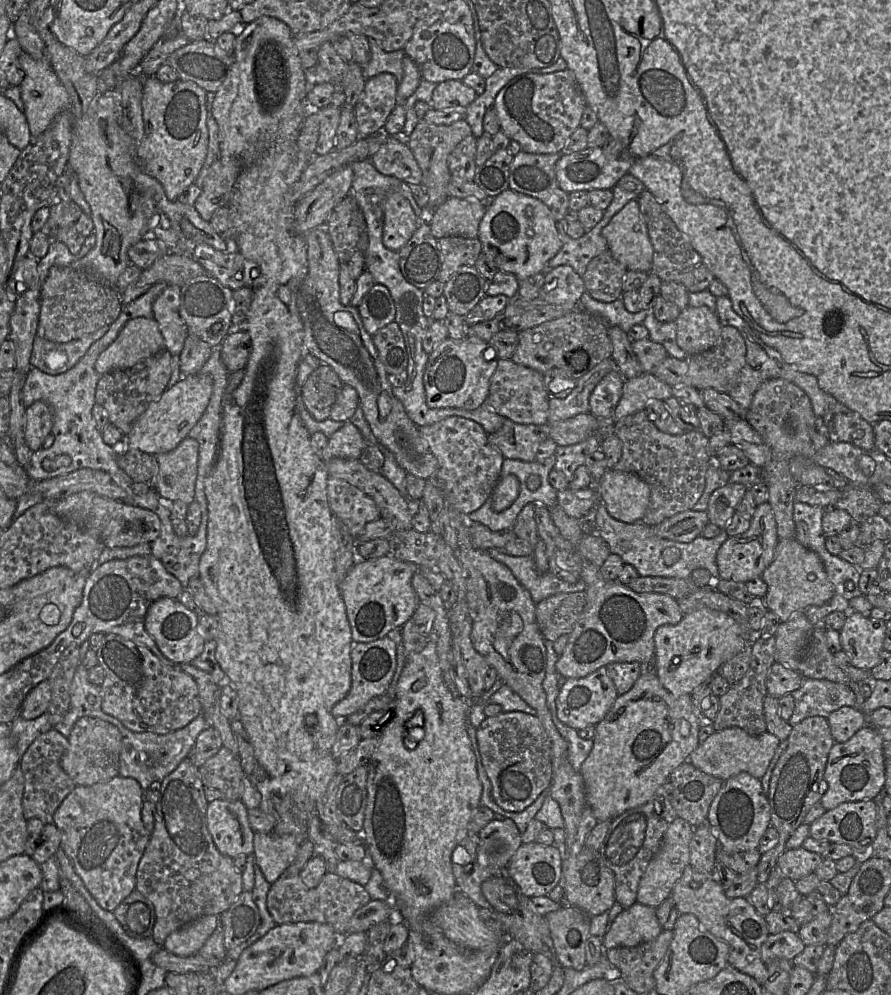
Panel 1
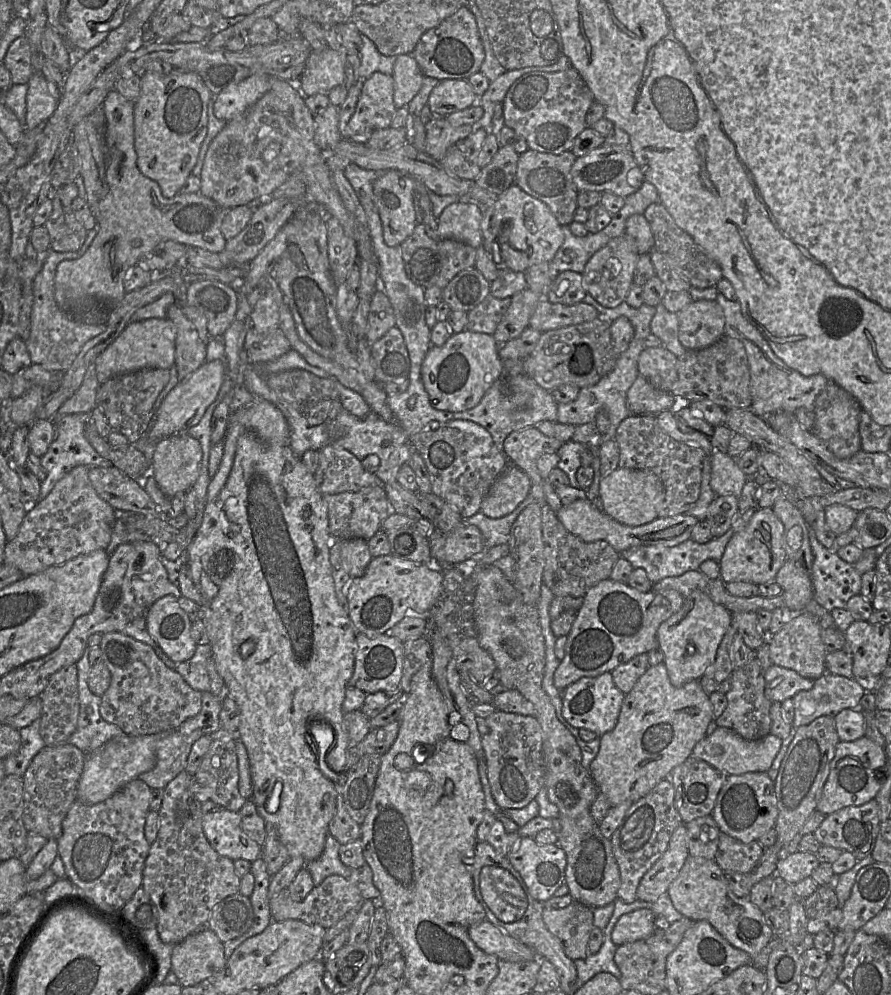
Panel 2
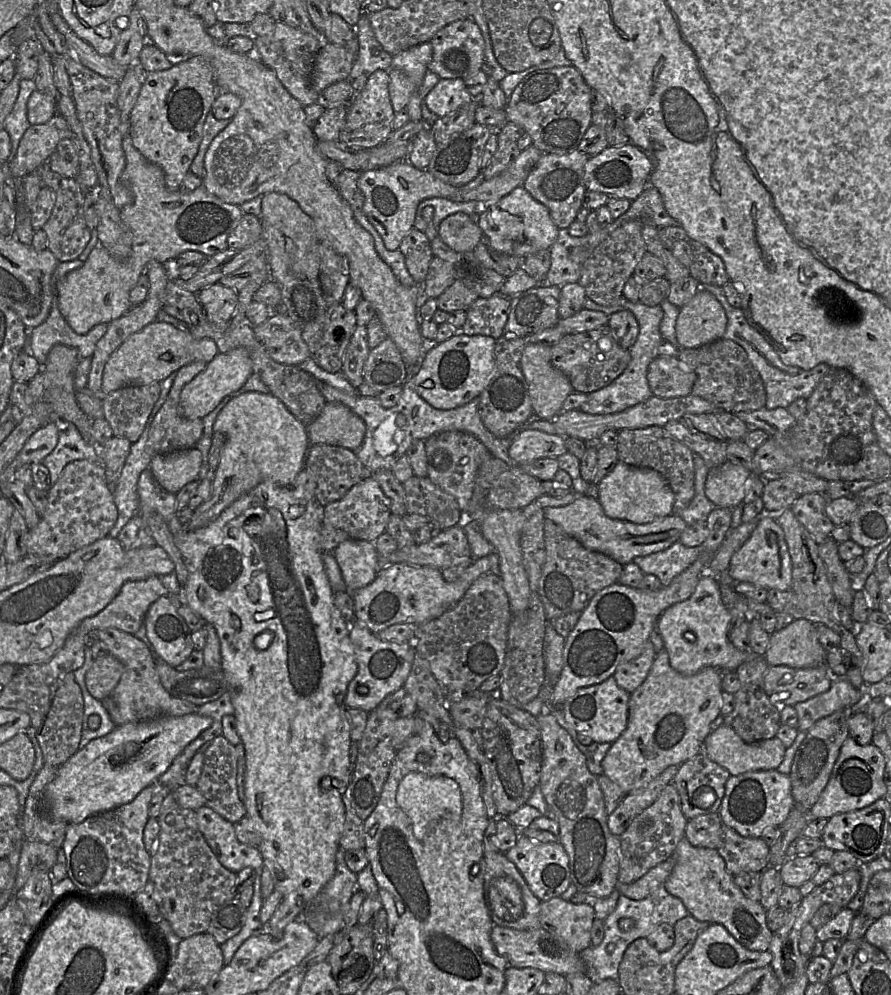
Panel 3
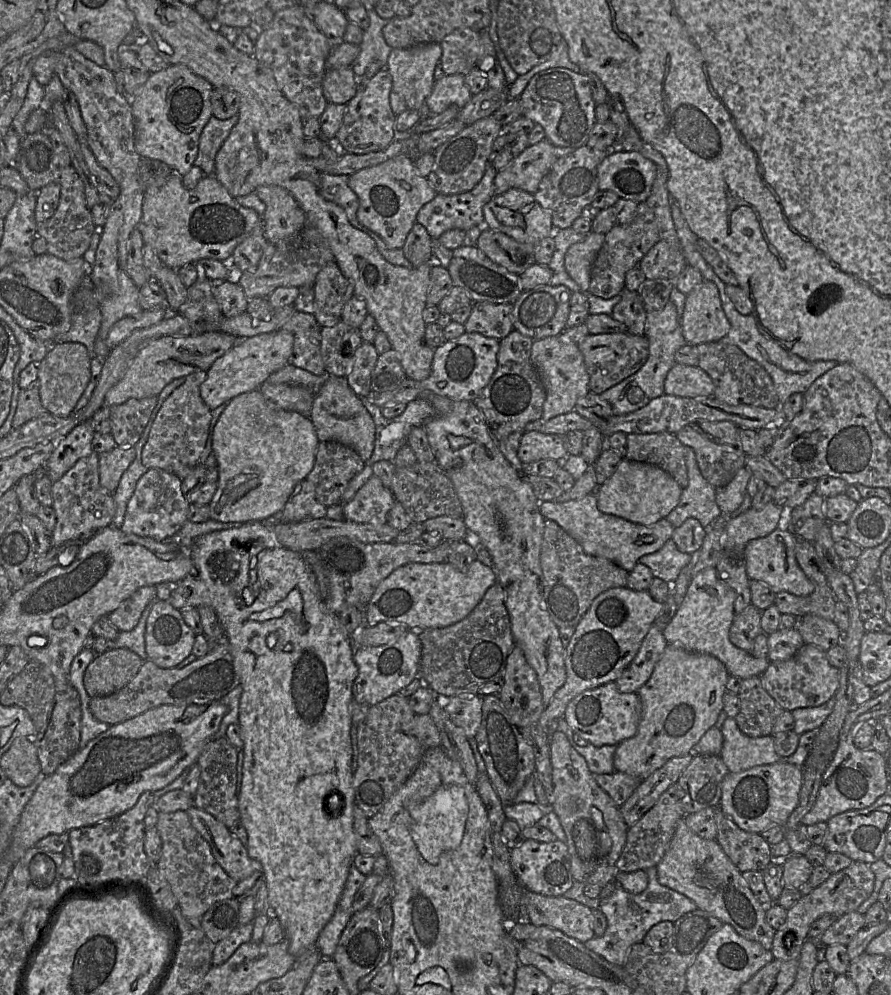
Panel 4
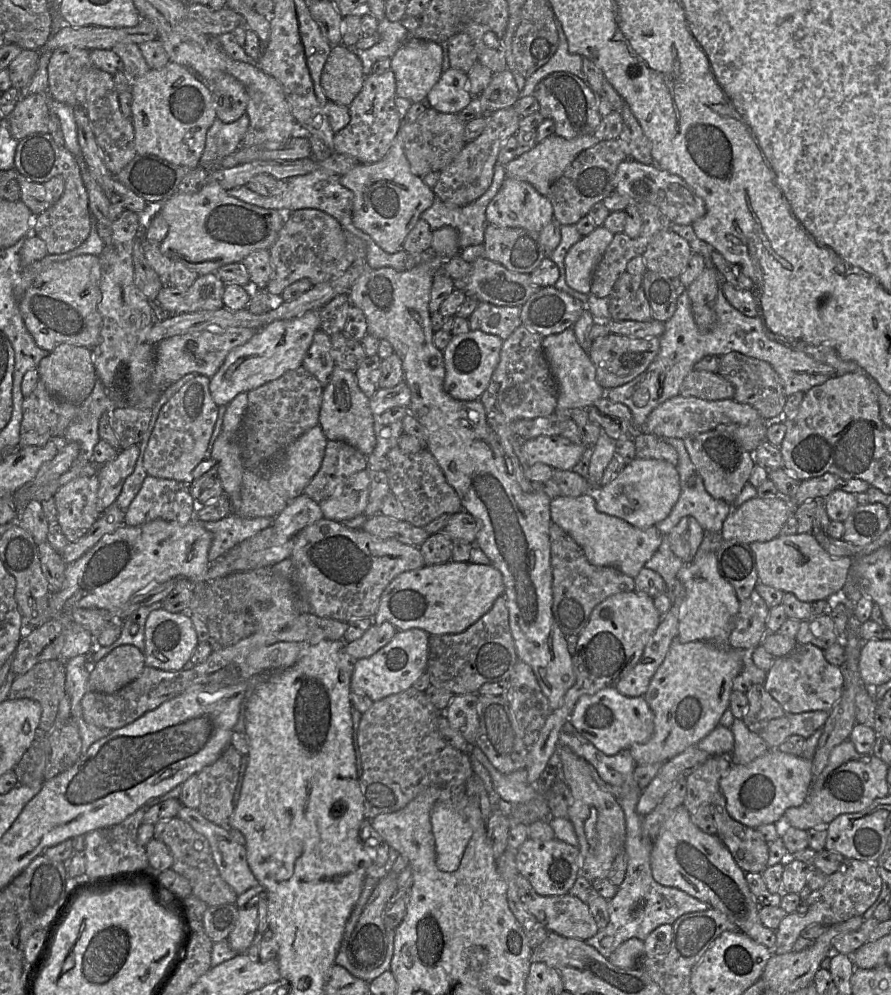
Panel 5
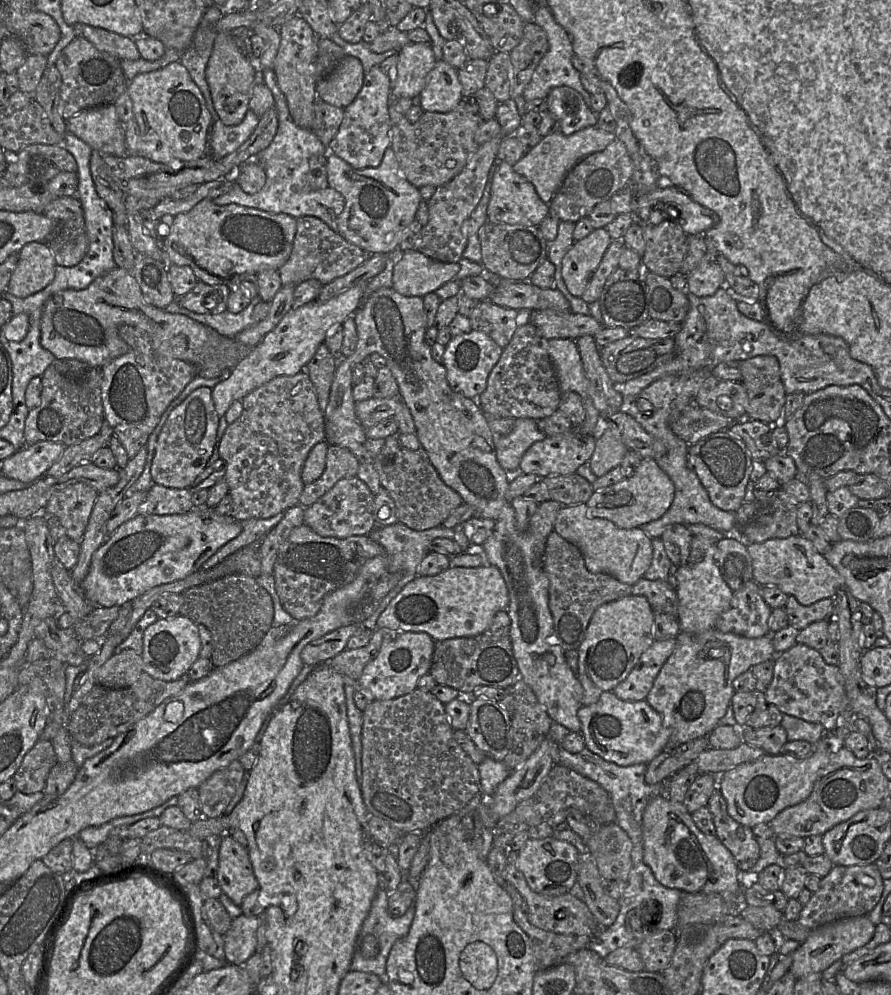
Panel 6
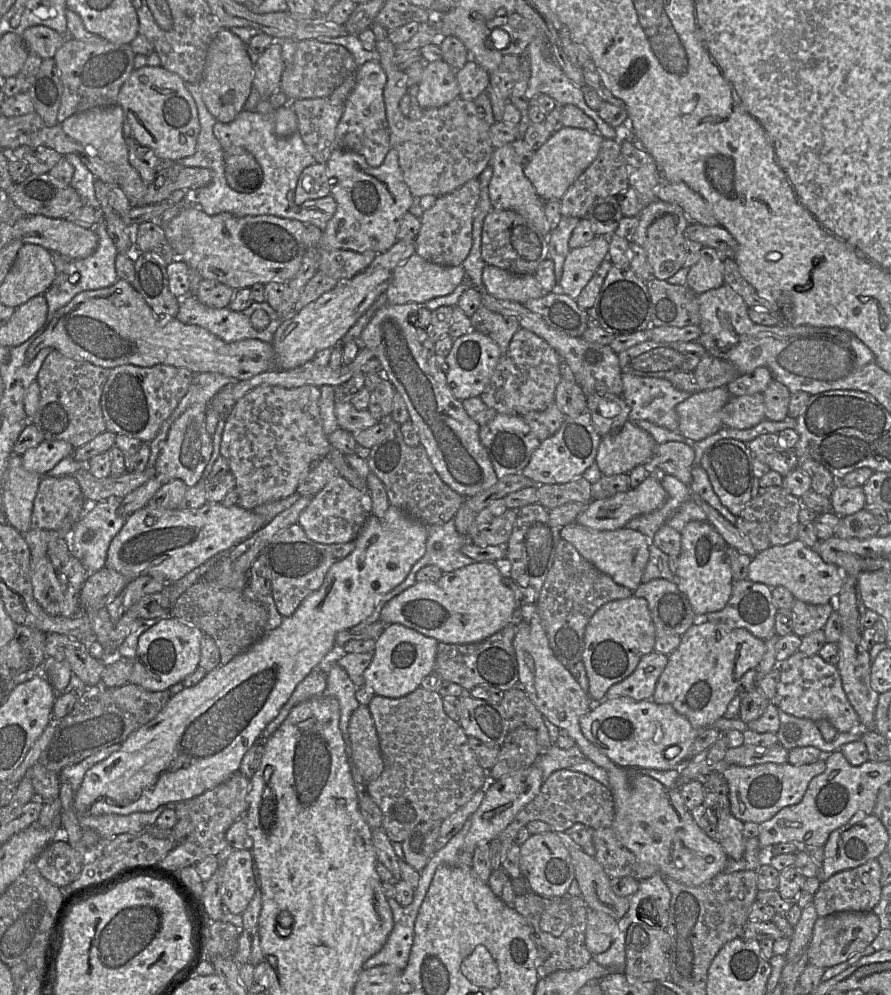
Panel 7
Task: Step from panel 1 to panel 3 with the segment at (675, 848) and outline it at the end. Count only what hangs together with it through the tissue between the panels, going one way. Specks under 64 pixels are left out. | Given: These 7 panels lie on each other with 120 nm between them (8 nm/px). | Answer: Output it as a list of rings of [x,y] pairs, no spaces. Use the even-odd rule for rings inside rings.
[[[670,856],[633,883],[623,884],[618,881],[616,889],[632,900],[643,900],[660,885],[664,885],[673,870],[674,864],[674,856]]]

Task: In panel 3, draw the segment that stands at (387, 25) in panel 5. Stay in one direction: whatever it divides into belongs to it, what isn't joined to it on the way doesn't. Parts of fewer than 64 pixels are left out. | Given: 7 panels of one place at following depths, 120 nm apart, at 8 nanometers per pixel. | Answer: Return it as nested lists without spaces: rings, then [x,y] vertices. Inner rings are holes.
[[[365,8],[355,29],[359,51],[350,71],[350,80],[354,80],[361,75],[370,75],[376,70],[389,71],[393,55],[386,52],[376,39],[370,25],[368,11]]]

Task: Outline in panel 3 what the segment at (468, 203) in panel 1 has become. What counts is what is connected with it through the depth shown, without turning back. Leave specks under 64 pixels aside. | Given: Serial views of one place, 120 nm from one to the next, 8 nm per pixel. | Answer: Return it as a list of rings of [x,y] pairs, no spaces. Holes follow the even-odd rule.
[[[457,212],[446,217],[439,225],[439,237],[456,252],[471,252],[482,236],[482,229],[473,217]]]

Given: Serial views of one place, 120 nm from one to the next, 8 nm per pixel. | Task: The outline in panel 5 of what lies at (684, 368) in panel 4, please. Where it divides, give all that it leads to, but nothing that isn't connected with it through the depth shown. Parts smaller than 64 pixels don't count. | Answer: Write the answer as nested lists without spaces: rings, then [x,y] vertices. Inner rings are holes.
[[[692,370],[683,380],[679,395],[703,400],[733,399],[735,390],[730,382],[717,373]]]

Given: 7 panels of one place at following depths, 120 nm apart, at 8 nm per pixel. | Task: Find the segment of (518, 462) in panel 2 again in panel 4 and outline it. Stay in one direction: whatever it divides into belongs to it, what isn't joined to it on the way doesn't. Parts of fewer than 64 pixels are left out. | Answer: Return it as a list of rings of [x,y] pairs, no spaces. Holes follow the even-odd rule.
[[[529,431],[525,432],[520,440],[518,457],[522,463],[531,463],[541,459],[562,462],[567,456],[563,436]]]

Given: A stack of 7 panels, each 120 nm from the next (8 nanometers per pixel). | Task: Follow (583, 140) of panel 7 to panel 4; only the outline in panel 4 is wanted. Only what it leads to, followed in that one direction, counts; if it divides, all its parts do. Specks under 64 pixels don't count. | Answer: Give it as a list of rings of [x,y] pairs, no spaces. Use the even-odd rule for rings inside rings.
[[[548,139],[529,146],[497,172],[494,179],[495,195],[500,195],[511,188],[521,189],[534,195],[541,180],[550,171],[555,161],[574,150],[556,146]]]

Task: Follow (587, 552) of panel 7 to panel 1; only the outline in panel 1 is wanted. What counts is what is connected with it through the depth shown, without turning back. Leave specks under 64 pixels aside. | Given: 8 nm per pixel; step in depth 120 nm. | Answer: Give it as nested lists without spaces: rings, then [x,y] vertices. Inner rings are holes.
[[[687,510],[654,526],[657,536],[681,543],[692,542],[709,523],[706,511]]]

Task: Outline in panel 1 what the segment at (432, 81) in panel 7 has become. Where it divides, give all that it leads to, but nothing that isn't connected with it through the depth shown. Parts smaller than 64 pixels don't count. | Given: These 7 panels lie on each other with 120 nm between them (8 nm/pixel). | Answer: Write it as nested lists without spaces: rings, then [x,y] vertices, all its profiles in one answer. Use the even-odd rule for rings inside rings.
[[[446,80],[433,90],[429,107],[435,110],[465,111],[478,95],[462,80]]]

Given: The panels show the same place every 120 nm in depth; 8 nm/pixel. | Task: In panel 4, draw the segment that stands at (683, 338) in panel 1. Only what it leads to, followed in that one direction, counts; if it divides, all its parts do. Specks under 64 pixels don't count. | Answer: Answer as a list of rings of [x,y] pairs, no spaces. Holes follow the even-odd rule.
[[[704,280],[687,295],[680,322],[682,334],[690,345],[718,342],[728,334],[731,324],[715,283]]]

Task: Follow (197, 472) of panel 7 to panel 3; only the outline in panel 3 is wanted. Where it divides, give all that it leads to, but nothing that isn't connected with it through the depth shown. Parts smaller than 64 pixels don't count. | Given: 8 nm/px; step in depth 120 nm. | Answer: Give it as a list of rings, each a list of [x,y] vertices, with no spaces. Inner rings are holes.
[[[194,361],[183,367],[176,372],[176,377],[170,388],[166,401],[154,417],[150,426],[148,439],[146,442],[146,451],[149,455],[164,454],[177,450],[195,447],[197,441],[203,433],[203,420],[202,419],[187,419],[180,414],[179,400],[180,393],[183,387],[190,382],[197,374],[203,371],[206,367],[203,361]]]

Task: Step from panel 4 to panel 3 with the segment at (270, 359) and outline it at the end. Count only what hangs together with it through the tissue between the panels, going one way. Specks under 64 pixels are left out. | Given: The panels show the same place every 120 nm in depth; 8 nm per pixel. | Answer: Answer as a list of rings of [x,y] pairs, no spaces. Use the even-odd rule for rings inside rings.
[[[239,347],[225,353],[218,353],[206,364],[203,371],[188,382],[180,393],[180,414],[187,419],[202,419],[222,401],[237,392],[253,373],[252,361],[245,348]]]

